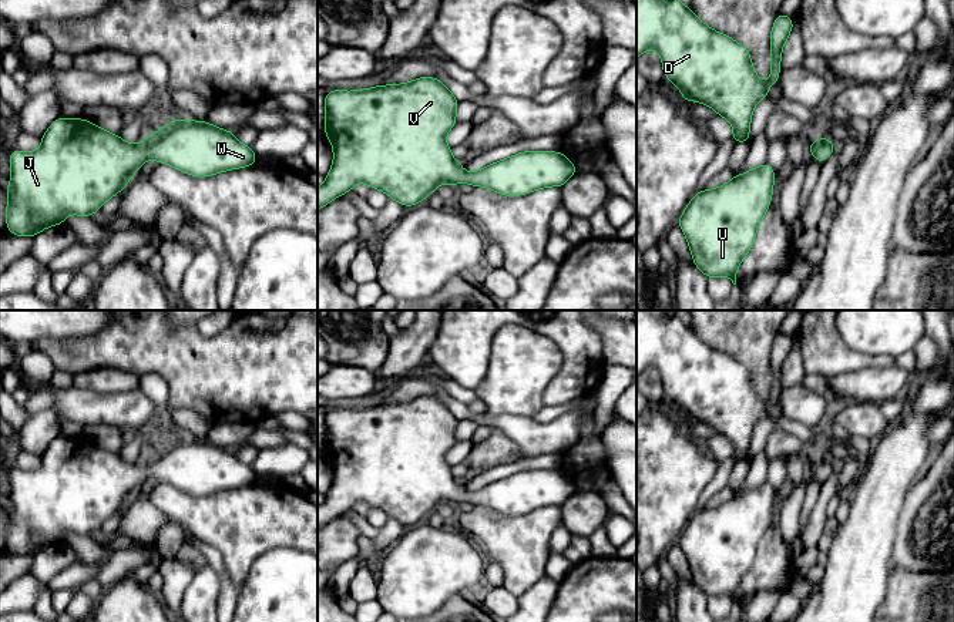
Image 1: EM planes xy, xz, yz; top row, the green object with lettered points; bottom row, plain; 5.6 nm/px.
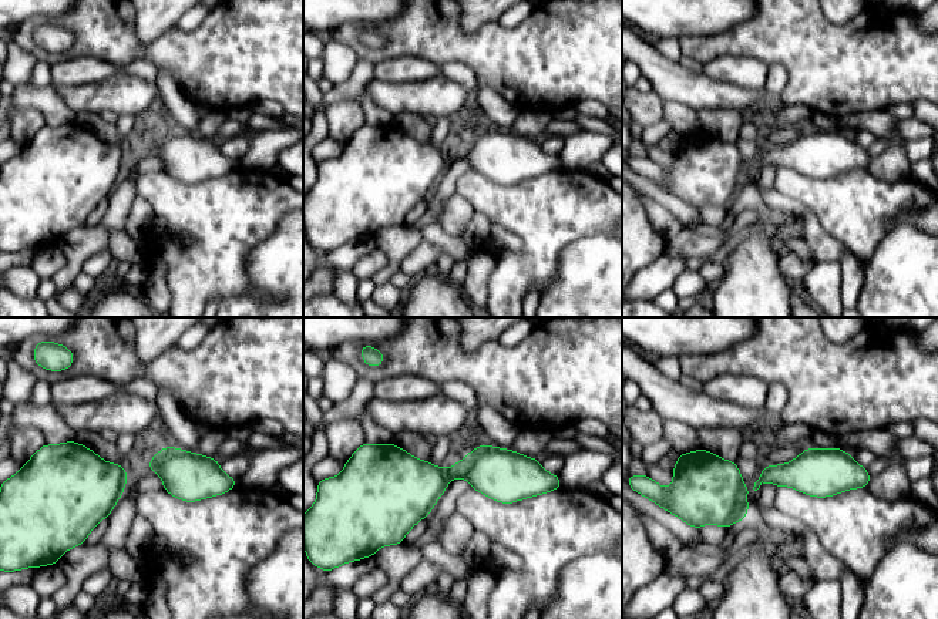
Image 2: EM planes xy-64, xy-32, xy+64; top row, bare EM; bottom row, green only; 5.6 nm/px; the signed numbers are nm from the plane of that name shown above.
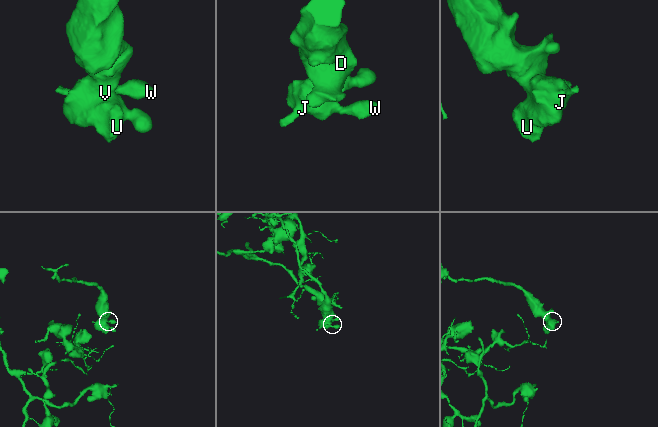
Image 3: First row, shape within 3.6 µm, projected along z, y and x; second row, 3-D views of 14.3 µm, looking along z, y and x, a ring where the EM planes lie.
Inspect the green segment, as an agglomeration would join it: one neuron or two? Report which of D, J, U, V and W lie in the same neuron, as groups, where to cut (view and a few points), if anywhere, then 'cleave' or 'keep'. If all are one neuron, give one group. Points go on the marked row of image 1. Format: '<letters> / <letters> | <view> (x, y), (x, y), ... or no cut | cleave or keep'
D J U V W | no cut | keep

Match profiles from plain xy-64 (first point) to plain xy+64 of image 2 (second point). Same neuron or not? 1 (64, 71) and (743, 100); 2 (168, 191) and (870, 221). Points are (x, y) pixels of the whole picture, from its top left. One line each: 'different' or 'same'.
1: different
2: same

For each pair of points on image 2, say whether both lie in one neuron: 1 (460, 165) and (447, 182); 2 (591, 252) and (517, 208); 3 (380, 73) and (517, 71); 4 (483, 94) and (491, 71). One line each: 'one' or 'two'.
1: one
2: two
3: two
4: two

